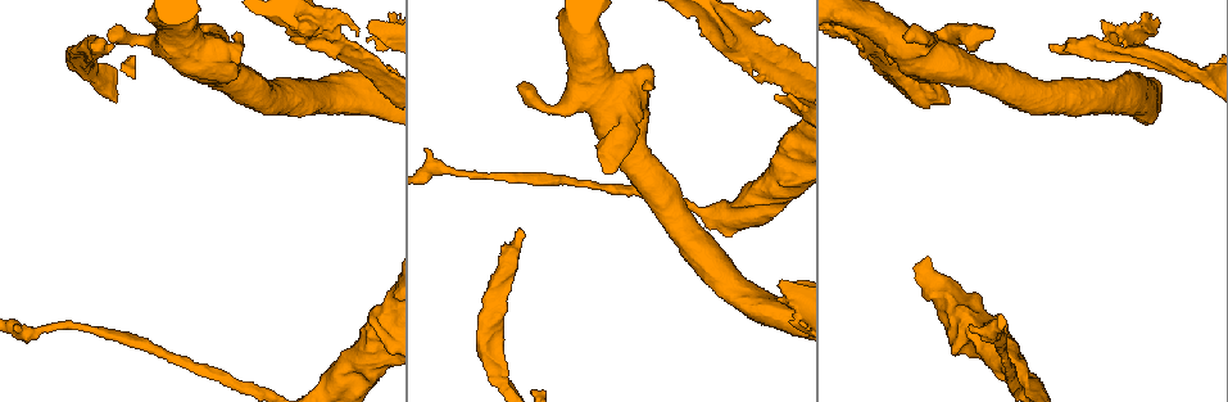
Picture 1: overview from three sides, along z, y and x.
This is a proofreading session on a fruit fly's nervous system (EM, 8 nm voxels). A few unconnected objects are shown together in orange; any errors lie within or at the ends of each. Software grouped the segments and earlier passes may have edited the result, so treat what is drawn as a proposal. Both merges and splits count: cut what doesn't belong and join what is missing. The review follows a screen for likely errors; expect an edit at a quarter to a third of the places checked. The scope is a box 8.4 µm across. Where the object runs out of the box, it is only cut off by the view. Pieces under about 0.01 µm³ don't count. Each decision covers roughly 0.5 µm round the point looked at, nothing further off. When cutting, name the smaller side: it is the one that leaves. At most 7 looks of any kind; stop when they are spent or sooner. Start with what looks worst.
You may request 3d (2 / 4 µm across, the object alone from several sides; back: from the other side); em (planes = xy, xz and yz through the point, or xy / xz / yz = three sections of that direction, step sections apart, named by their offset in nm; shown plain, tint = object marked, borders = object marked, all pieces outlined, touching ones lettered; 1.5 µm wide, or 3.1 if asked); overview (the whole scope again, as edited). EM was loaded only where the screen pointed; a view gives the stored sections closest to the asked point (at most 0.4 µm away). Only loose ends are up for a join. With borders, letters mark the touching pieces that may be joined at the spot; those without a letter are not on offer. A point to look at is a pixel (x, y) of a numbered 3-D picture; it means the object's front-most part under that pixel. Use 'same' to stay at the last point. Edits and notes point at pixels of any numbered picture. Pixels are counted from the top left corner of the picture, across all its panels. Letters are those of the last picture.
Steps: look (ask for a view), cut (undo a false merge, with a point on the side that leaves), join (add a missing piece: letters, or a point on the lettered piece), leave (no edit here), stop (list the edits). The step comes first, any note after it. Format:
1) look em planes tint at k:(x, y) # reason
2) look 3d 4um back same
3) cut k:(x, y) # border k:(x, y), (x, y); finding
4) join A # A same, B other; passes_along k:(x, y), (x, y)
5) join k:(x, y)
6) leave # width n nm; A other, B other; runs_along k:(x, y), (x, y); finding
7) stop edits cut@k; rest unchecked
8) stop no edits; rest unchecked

look em planes borders at 1:(787, 303) # branch stops here

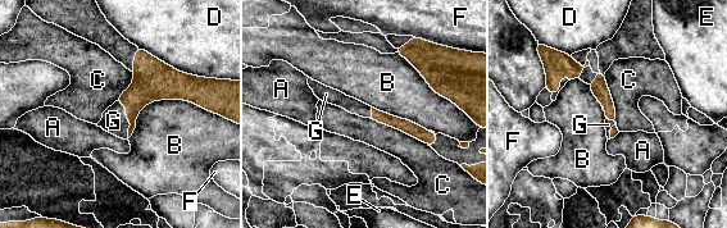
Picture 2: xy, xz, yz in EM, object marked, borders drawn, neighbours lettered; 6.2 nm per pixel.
join G # A other, B other, C other, D other, E other, F other, G same; it goes on there

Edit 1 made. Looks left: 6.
look em xz step 4 tint at 1:(515, 231) # an open end

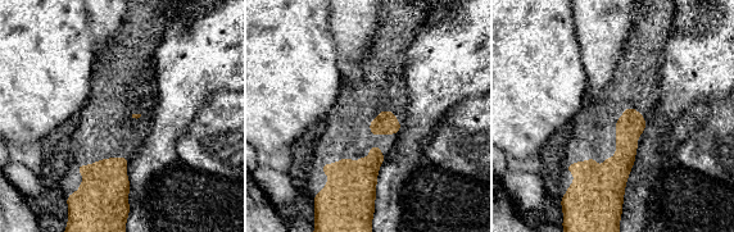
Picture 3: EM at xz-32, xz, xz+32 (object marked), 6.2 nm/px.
look em planes borders same # cut it another way

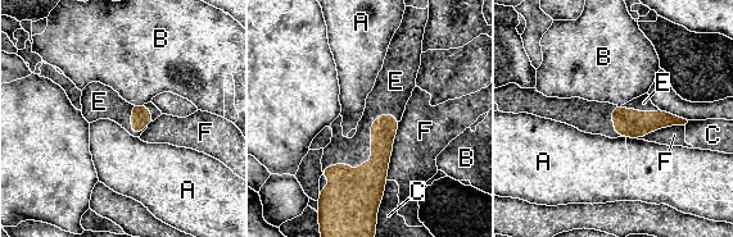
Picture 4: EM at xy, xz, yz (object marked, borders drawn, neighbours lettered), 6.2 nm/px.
join E # longest_contact E 600 nm; A other, B other, C other, E same, F other; passes_along 4:(361, 194), (371, 155), (342, 150); it goes on there

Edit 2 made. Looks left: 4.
look em yz step 8 tint at 1:(519, 85) # branch stops here

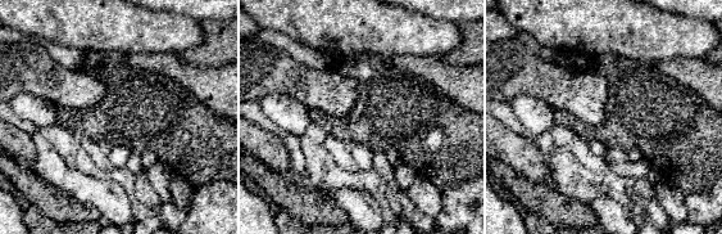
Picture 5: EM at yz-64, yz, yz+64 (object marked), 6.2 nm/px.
look em planes borders same

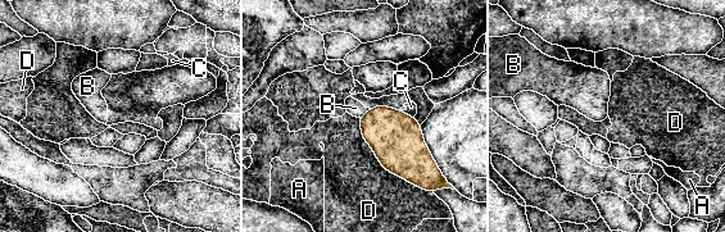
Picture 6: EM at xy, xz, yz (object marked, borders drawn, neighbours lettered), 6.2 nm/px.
leave # A other, B other, C other, D other; border 6:(371, 109), (359, 118); no lettered piece goes on from it

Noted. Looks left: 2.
stop edits join@2, join@4; rest unchecked

